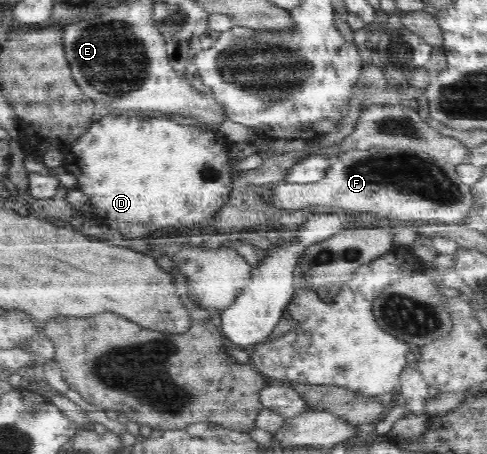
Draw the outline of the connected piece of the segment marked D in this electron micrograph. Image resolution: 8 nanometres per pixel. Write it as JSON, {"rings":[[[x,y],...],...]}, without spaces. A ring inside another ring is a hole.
{"rings":[[[104,111],[100,120],[92,123],[85,133],[66,146],[63,167],[77,178],[77,185],[91,202],[93,216],[108,227],[117,230],[125,239],[147,237],[155,229],[182,227],[187,229],[201,224],[206,237],[217,233],[214,215],[227,201],[236,172],[229,165],[233,142],[217,132],[183,126],[163,115],[148,117],[115,117]]]}

